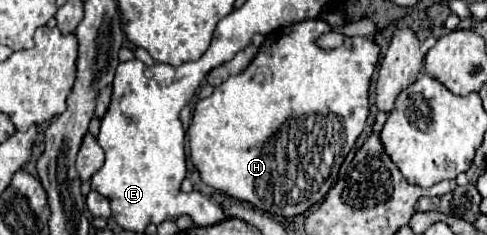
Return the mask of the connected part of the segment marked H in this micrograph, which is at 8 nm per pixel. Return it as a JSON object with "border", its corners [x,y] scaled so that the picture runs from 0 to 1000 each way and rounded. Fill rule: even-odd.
{"border":[[[645,81],[554,140],[505,302],[468,328],[427,421],[402,438],[386,540],[390,668],[423,787],[452,804],[489,855],[509,855],[542,906],[579,923],[616,915],[665,847],[674,804],[690,779],[706,668],[752,540],[756,370],[780,226],[780,200],[756,157],[710,157],[698,200],[665,217],[649,174],[674,132],[678,106],[669,89]],[[485,472],[497,523],[485,523]],[[591,498],[600,498],[600,643],[591,634],[595,600],[579,591],[571,566]]]}

